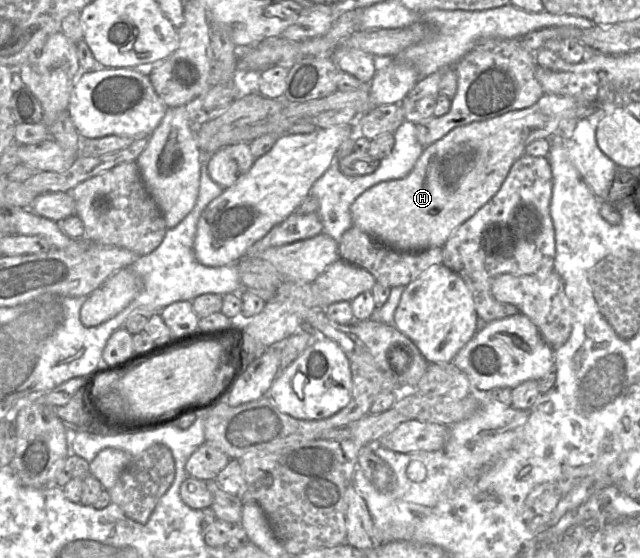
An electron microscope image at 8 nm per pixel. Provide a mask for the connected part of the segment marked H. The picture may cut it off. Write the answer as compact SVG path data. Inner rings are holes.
M544 94L528 108L454 128L443 138L424 148L407 176L380 182L364 191L350 208L353 225L379 243L396 251L420 251L443 247L451 234L497 193L512 164L525 154L526 147L535 140L547 139L555 135L563 119L575 116L575 108L578 105L596 105L597 109L601 108L598 103L579 103L569 96ZM458 155L464 157L466 167L458 177L457 184L448 186L443 175L443 164Z

